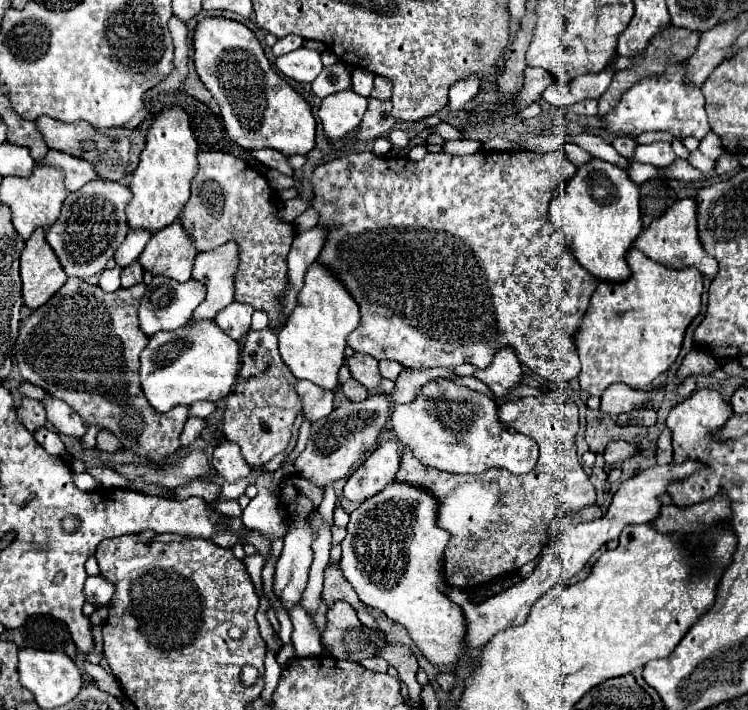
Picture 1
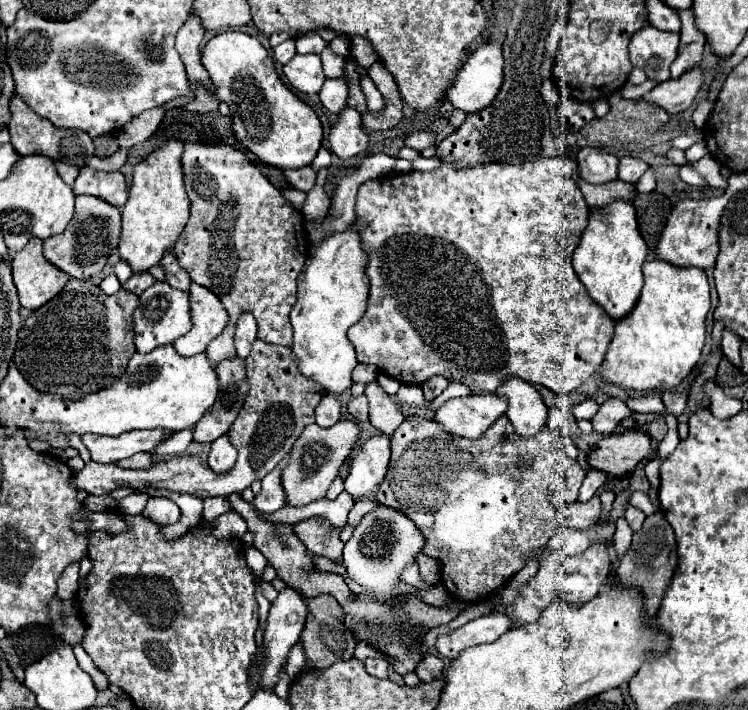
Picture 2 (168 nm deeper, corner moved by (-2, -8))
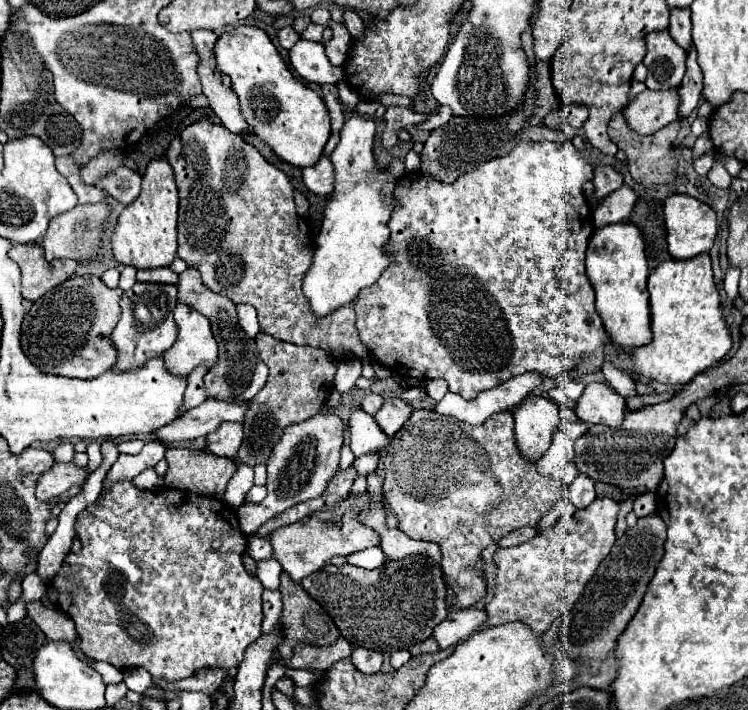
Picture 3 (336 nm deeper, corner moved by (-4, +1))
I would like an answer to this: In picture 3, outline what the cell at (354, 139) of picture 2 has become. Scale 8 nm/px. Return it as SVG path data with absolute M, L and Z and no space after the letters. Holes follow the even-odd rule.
M362 115L350 117L340 133L340 141L336 149L330 153L330 161L334 163L336 169L336 181L334 181L334 191L326 203L324 209L324 219L322 219L322 229L316 237L316 251L314 251L314 263L310 271L304 277L304 295L310 299L312 311L318 317L328 315L330 311L350 303L360 289L370 287L382 271L394 261L394 257L386 251L388 239L390 239L390 229L388 221L392 211L396 209L398 199L394 197L394 189L400 179L386 175L384 169L376 163L374 157L374 121Z

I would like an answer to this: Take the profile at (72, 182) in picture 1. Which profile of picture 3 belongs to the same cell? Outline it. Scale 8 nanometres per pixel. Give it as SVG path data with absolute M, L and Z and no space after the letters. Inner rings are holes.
M118 167L116 171L108 173L108 177L96 181L96 187L104 189L108 195L118 199L122 205L130 205L142 187L142 177L128 167Z

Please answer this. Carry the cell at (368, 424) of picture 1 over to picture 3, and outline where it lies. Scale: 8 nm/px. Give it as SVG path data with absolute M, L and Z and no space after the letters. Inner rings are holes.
M318 413L306 421L292 423L286 427L280 441L274 445L270 459L266 461L268 469L268 495L264 501L256 505L240 505L238 507L238 521L246 535L252 535L260 525L264 525L268 519L278 517L288 507L316 499L324 493L326 483L330 481L330 475L338 471L340 461L340 447L344 441L344 423L334 413Z

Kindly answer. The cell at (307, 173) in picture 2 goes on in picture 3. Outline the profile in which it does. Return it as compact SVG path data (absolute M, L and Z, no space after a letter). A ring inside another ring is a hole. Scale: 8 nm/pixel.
M320 157L320 161L312 167L302 169L302 179L306 187L316 195L328 195L334 189L334 167L328 157Z

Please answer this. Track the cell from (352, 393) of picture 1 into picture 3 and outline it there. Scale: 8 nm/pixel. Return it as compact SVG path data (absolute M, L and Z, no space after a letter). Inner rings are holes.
M370 393L370 395L366 395L366 397L360 401L360 407L362 407L366 413L376 415L376 411L382 407L382 403L384 403L382 395L374 395L374 393Z

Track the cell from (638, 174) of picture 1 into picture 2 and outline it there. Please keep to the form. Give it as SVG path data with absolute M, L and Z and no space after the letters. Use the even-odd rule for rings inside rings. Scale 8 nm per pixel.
M582 148L576 154L580 178L588 184L604 184L618 178L618 158L600 148Z

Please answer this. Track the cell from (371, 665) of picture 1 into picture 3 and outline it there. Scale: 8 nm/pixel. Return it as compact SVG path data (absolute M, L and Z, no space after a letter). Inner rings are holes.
M356 647L352 653L350 653L350 661L354 663L354 667L366 675L374 675L374 673L380 673L380 667L382 667L382 653L376 653L376 651L370 651L370 649L364 649L364 647Z

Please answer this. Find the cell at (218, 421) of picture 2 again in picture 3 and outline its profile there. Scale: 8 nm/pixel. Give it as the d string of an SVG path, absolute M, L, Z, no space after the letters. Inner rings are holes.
M186 269L184 273L180 273L178 301L192 307L192 309L196 309L198 313L202 313L210 319L212 333L214 333L214 339L216 339L218 349L220 349L218 367L214 367L214 371L208 371L208 375L204 377L204 387L206 387L208 397L212 397L212 399L254 399L254 395L266 383L268 367L260 359L254 339L250 339L242 331L242 327L238 325L236 305L226 295L210 291L202 283L200 273L196 269Z

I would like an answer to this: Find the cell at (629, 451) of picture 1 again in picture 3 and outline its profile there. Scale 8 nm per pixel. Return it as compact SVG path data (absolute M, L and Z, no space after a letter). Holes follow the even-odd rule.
M578 475L576 481L572 483L570 491L568 491L568 499L572 501L572 505L574 505L576 509L588 507L588 505L596 499L596 493L594 493L594 481L588 479L586 475Z

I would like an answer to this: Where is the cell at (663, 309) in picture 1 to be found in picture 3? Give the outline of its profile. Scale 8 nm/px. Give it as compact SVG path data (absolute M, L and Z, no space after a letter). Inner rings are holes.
M702 253L688 261L664 261L660 263L648 277L648 291L650 291L650 313L652 313L652 331L654 339L650 345L632 353L636 361L636 373L648 379L656 379L658 383L666 385L686 385L698 373L704 373L708 367L722 361L728 351L732 349L732 335L722 311L722 301L712 277L710 255Z

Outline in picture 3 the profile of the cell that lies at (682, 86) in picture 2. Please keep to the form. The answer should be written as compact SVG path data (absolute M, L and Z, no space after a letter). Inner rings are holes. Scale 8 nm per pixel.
M642 91L624 109L628 127L640 135L652 135L678 119L678 91Z

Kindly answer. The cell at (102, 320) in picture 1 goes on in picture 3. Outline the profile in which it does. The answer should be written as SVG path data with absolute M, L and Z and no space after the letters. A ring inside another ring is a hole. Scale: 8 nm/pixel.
M72 277L40 297L24 317L20 343L26 357L42 371L90 379L114 365L116 351L110 343L110 331L118 323L122 289L108 289L98 277Z

